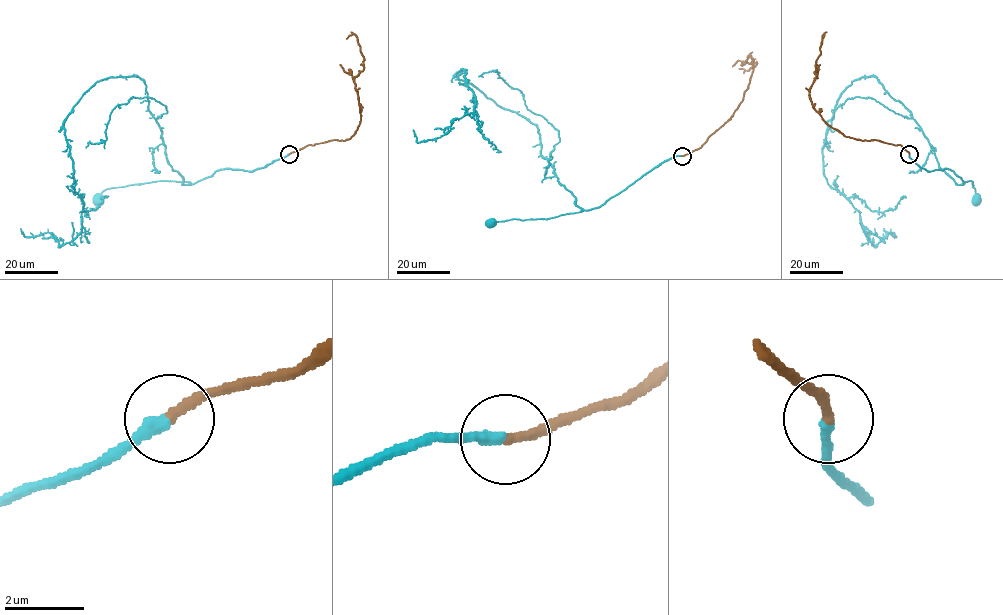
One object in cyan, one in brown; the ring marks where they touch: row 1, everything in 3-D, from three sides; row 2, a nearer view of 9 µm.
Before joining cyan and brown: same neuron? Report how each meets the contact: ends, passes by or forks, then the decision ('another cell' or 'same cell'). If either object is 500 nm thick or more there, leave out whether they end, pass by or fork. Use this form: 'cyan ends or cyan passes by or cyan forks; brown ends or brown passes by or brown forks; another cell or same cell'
cyan ends; brown ends; same cell

